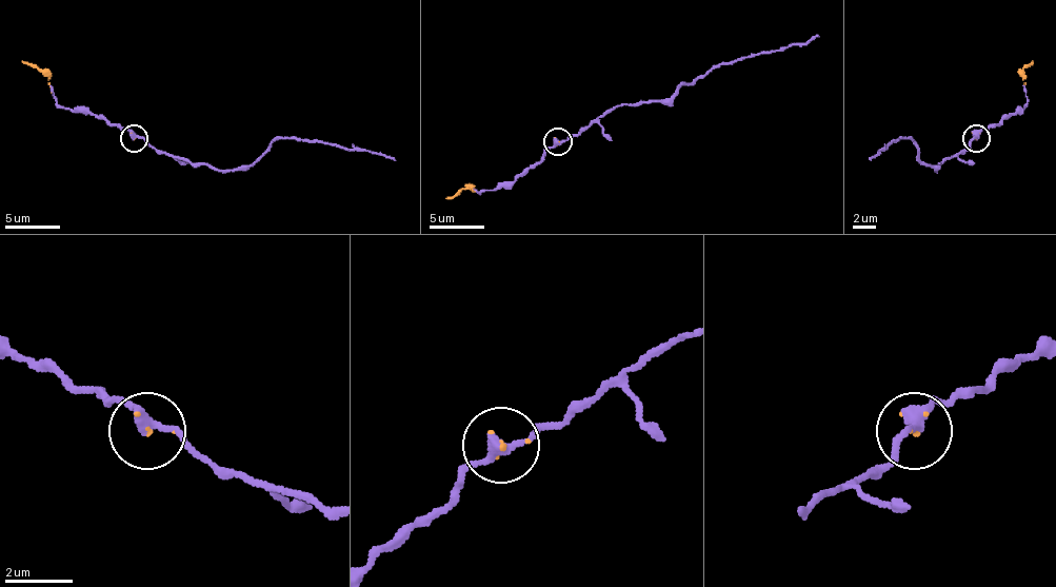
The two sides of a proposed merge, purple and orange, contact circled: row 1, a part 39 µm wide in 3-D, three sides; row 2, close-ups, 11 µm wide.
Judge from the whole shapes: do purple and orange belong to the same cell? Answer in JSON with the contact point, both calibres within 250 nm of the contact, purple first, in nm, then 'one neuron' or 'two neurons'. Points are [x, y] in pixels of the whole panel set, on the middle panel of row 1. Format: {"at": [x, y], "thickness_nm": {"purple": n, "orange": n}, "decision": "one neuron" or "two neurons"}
{"at": [558, 141], "thickness_nm": {"purple": 320, "orange": 70}, "decision": "one neuron"}

